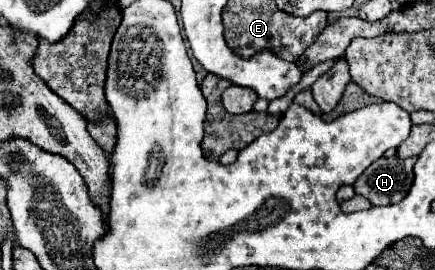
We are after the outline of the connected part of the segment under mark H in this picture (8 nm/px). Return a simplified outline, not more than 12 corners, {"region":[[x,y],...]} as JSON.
{"region":[[380,157],[354,183],[372,205],[402,201],[410,159]]}

